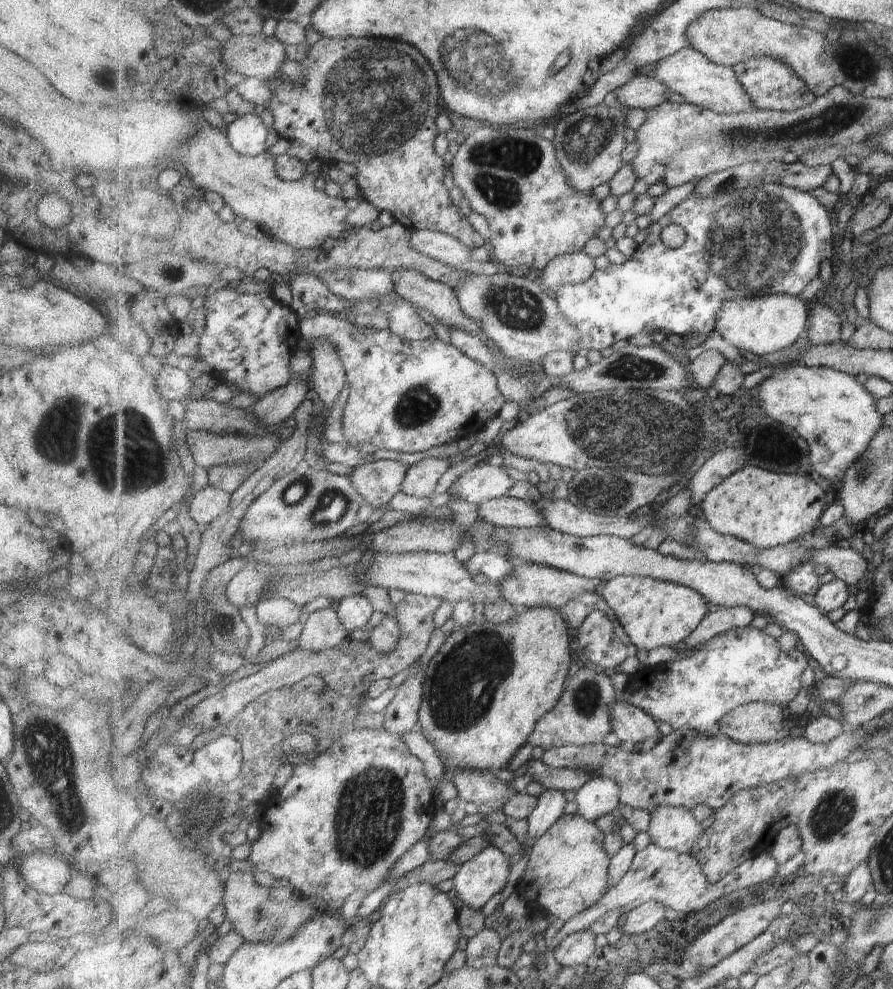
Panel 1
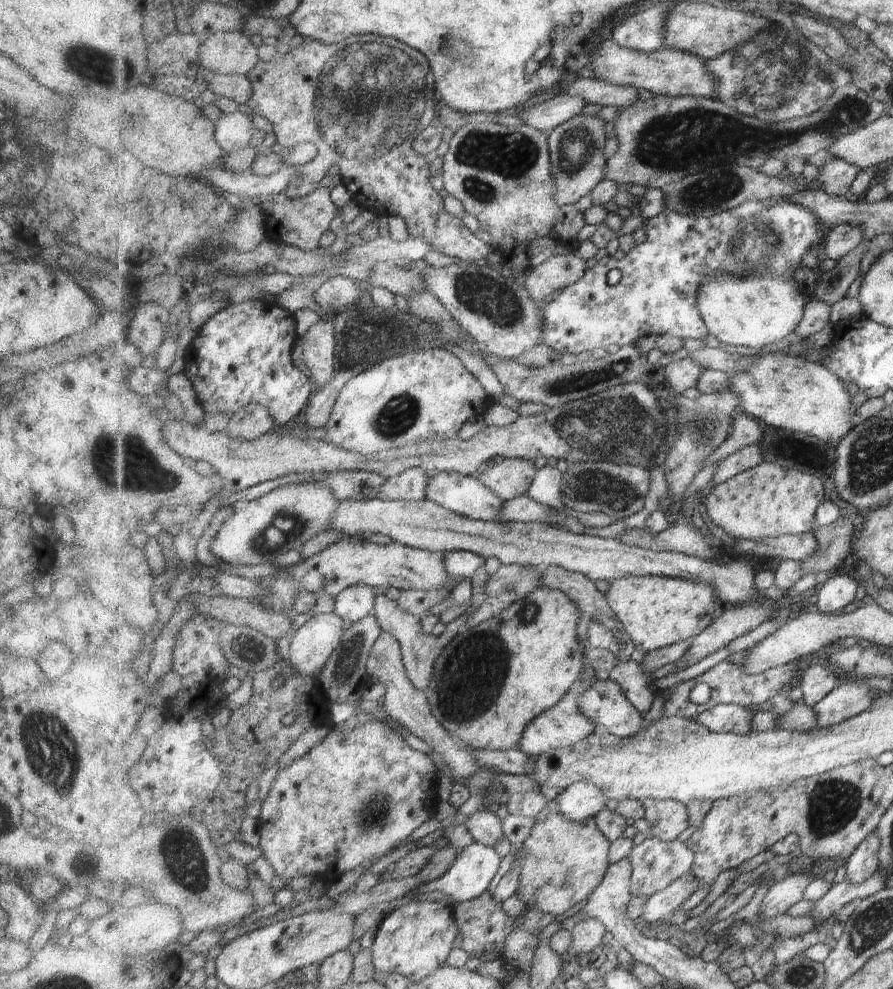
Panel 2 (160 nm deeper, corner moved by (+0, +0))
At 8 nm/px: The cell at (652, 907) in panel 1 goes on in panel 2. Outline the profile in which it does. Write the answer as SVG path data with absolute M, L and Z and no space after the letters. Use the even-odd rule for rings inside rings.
M686 873L665 890L651 896L642 916L646 926L650 923L668 921L671 914L689 900L701 886L702 882L693 873Z

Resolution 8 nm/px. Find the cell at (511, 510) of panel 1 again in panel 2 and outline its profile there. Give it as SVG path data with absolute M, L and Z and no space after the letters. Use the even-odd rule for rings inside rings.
M441 472L431 477L426 499L473 520L498 522L504 501L476 476Z

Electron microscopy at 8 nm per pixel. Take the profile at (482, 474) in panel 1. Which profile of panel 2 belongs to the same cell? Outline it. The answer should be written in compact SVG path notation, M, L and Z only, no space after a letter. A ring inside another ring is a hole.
M515 458L489 466L476 477L496 496L509 502L527 494L537 472L533 461Z

